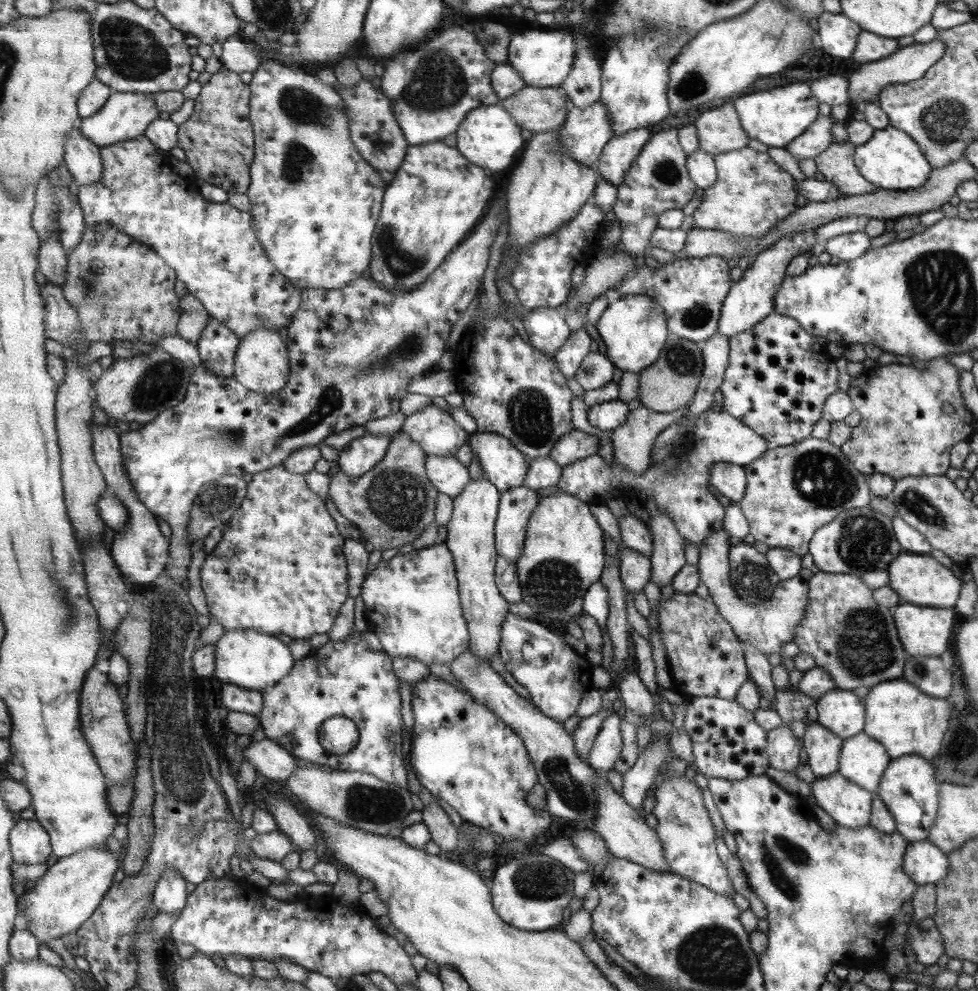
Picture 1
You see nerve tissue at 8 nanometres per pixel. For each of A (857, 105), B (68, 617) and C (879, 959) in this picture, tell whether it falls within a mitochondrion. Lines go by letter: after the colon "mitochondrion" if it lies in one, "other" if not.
A: other
B: mitochondrion
C: other

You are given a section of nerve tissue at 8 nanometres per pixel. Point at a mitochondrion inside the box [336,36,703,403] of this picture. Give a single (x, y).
(437, 84)

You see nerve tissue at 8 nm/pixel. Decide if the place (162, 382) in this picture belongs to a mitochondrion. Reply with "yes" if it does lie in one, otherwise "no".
yes

